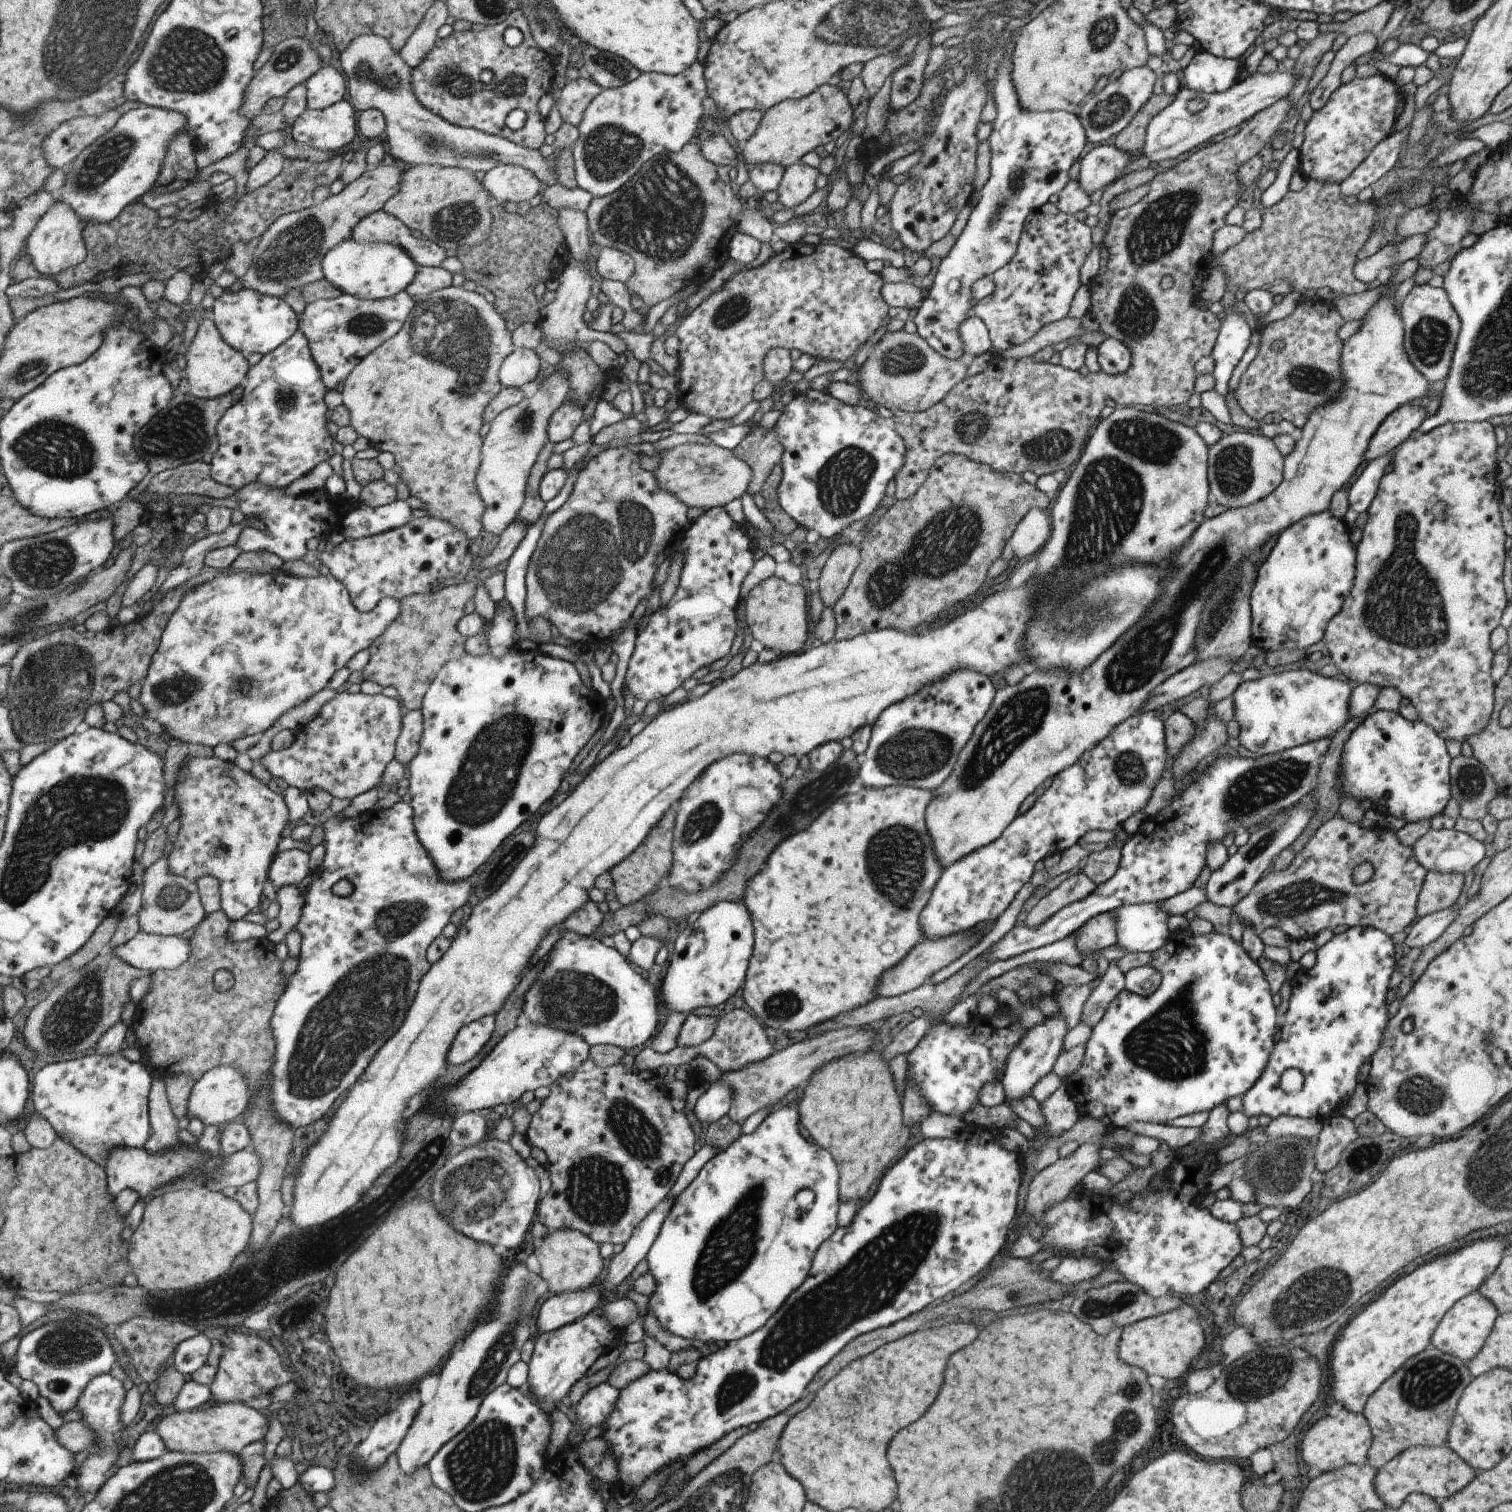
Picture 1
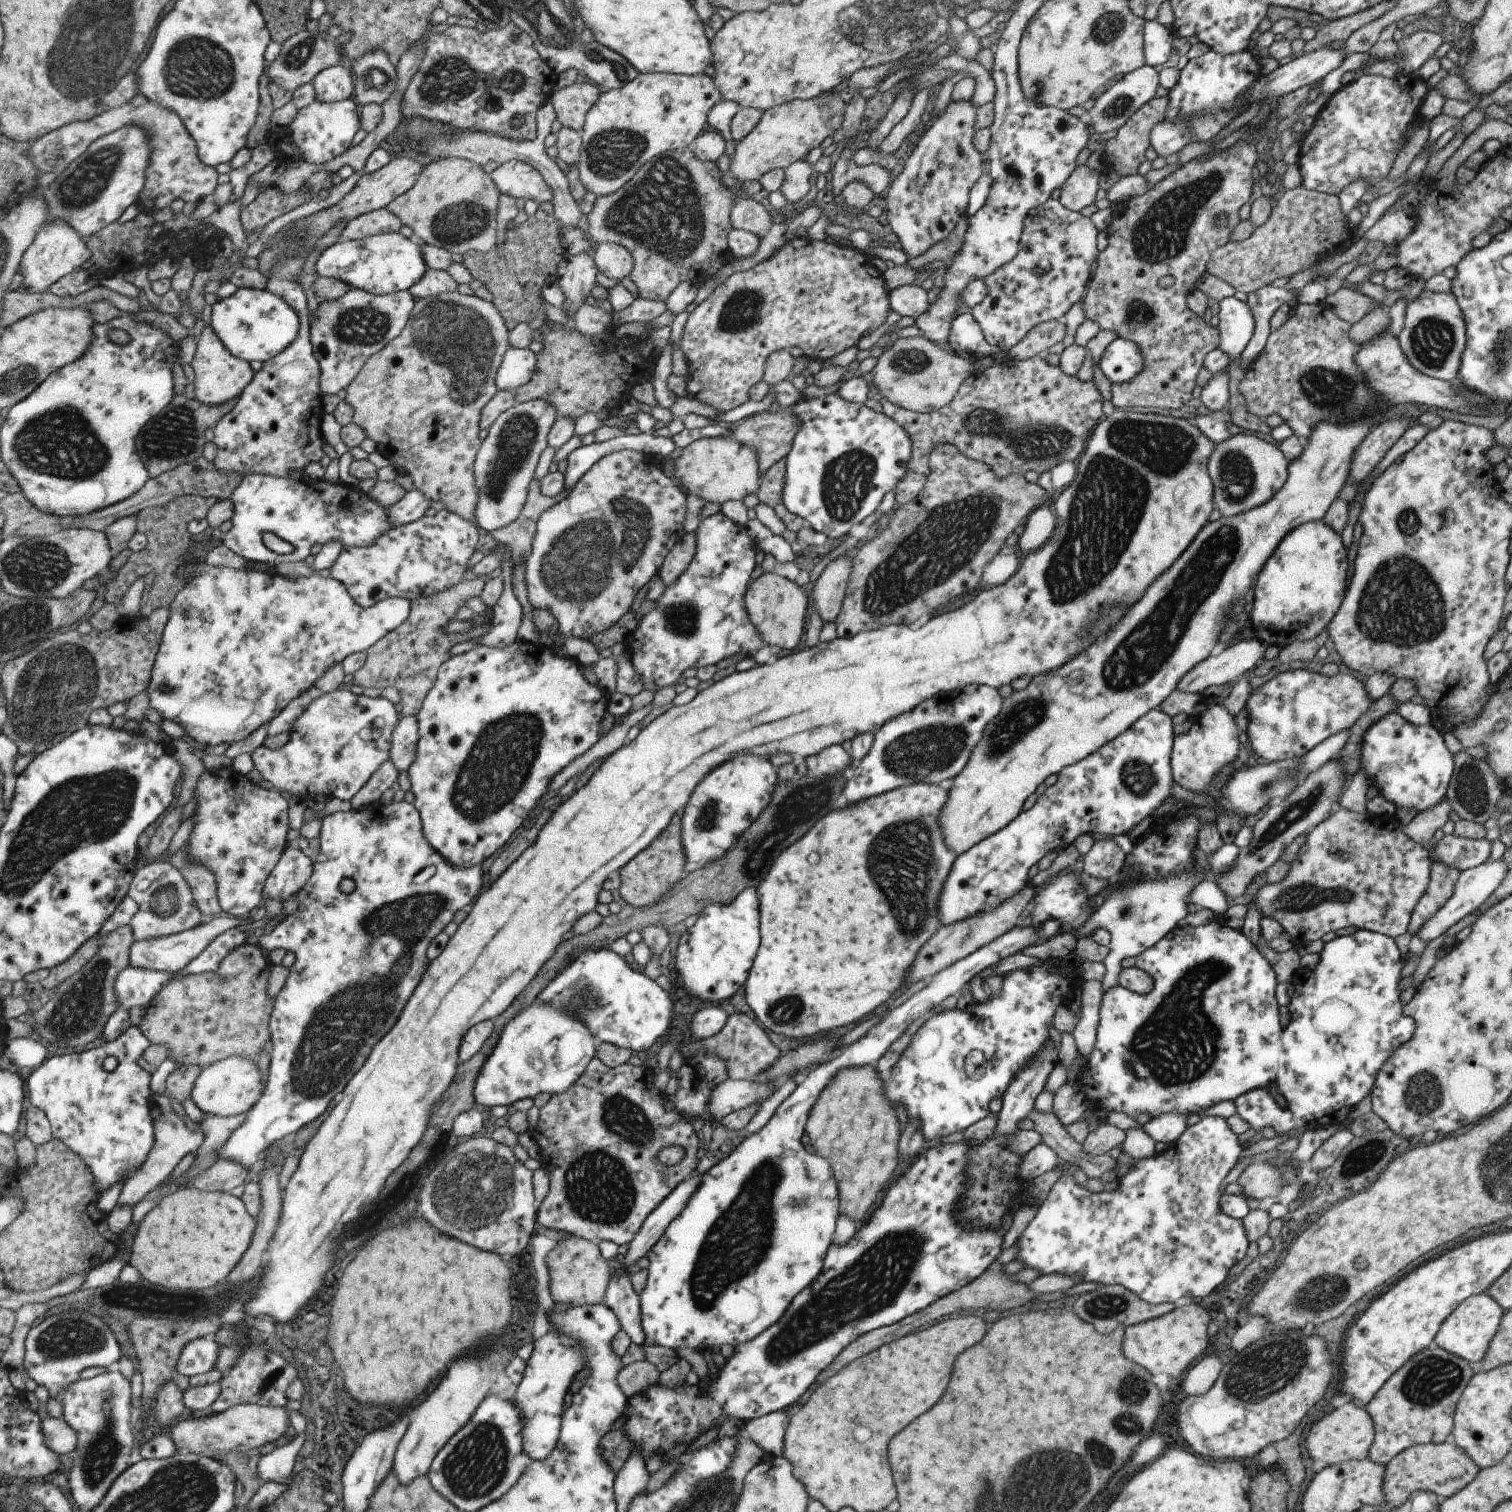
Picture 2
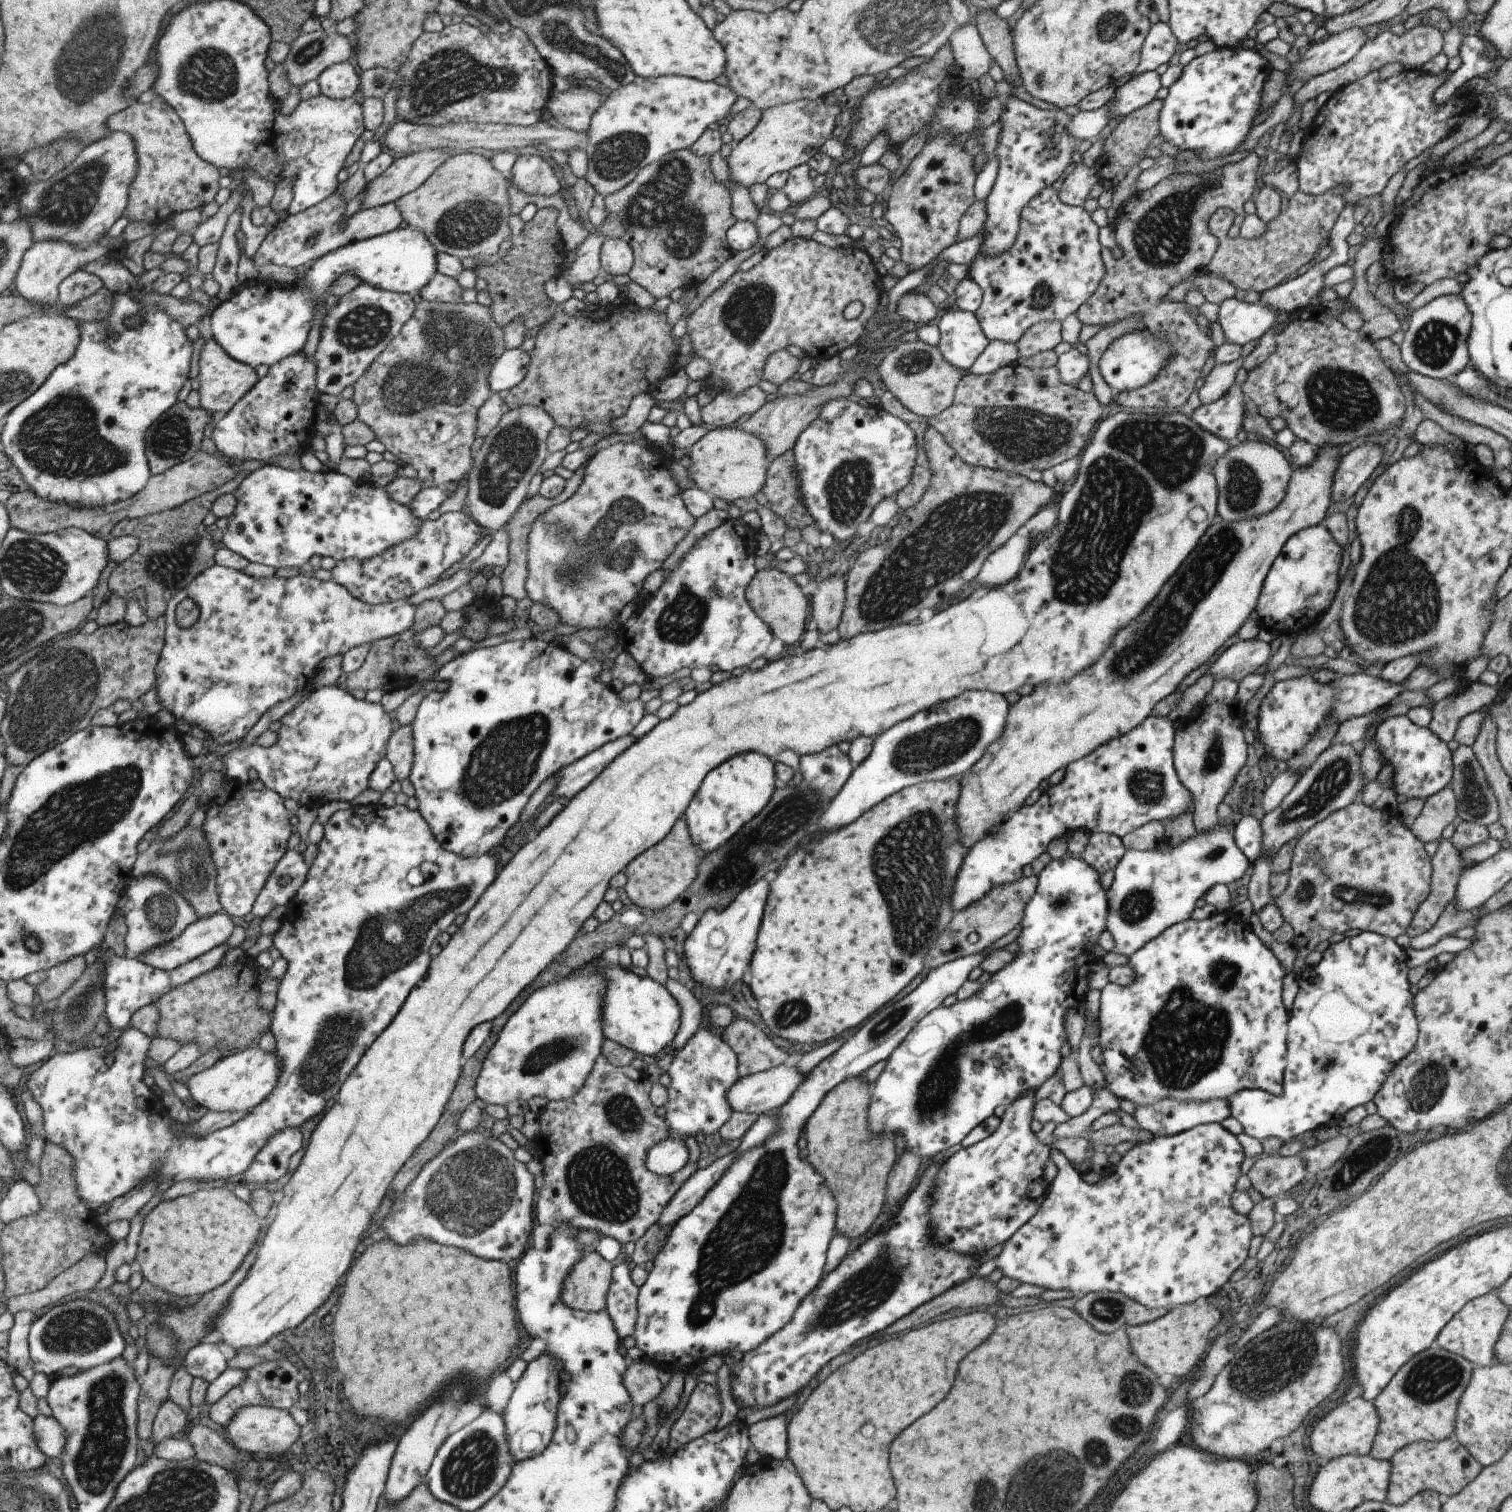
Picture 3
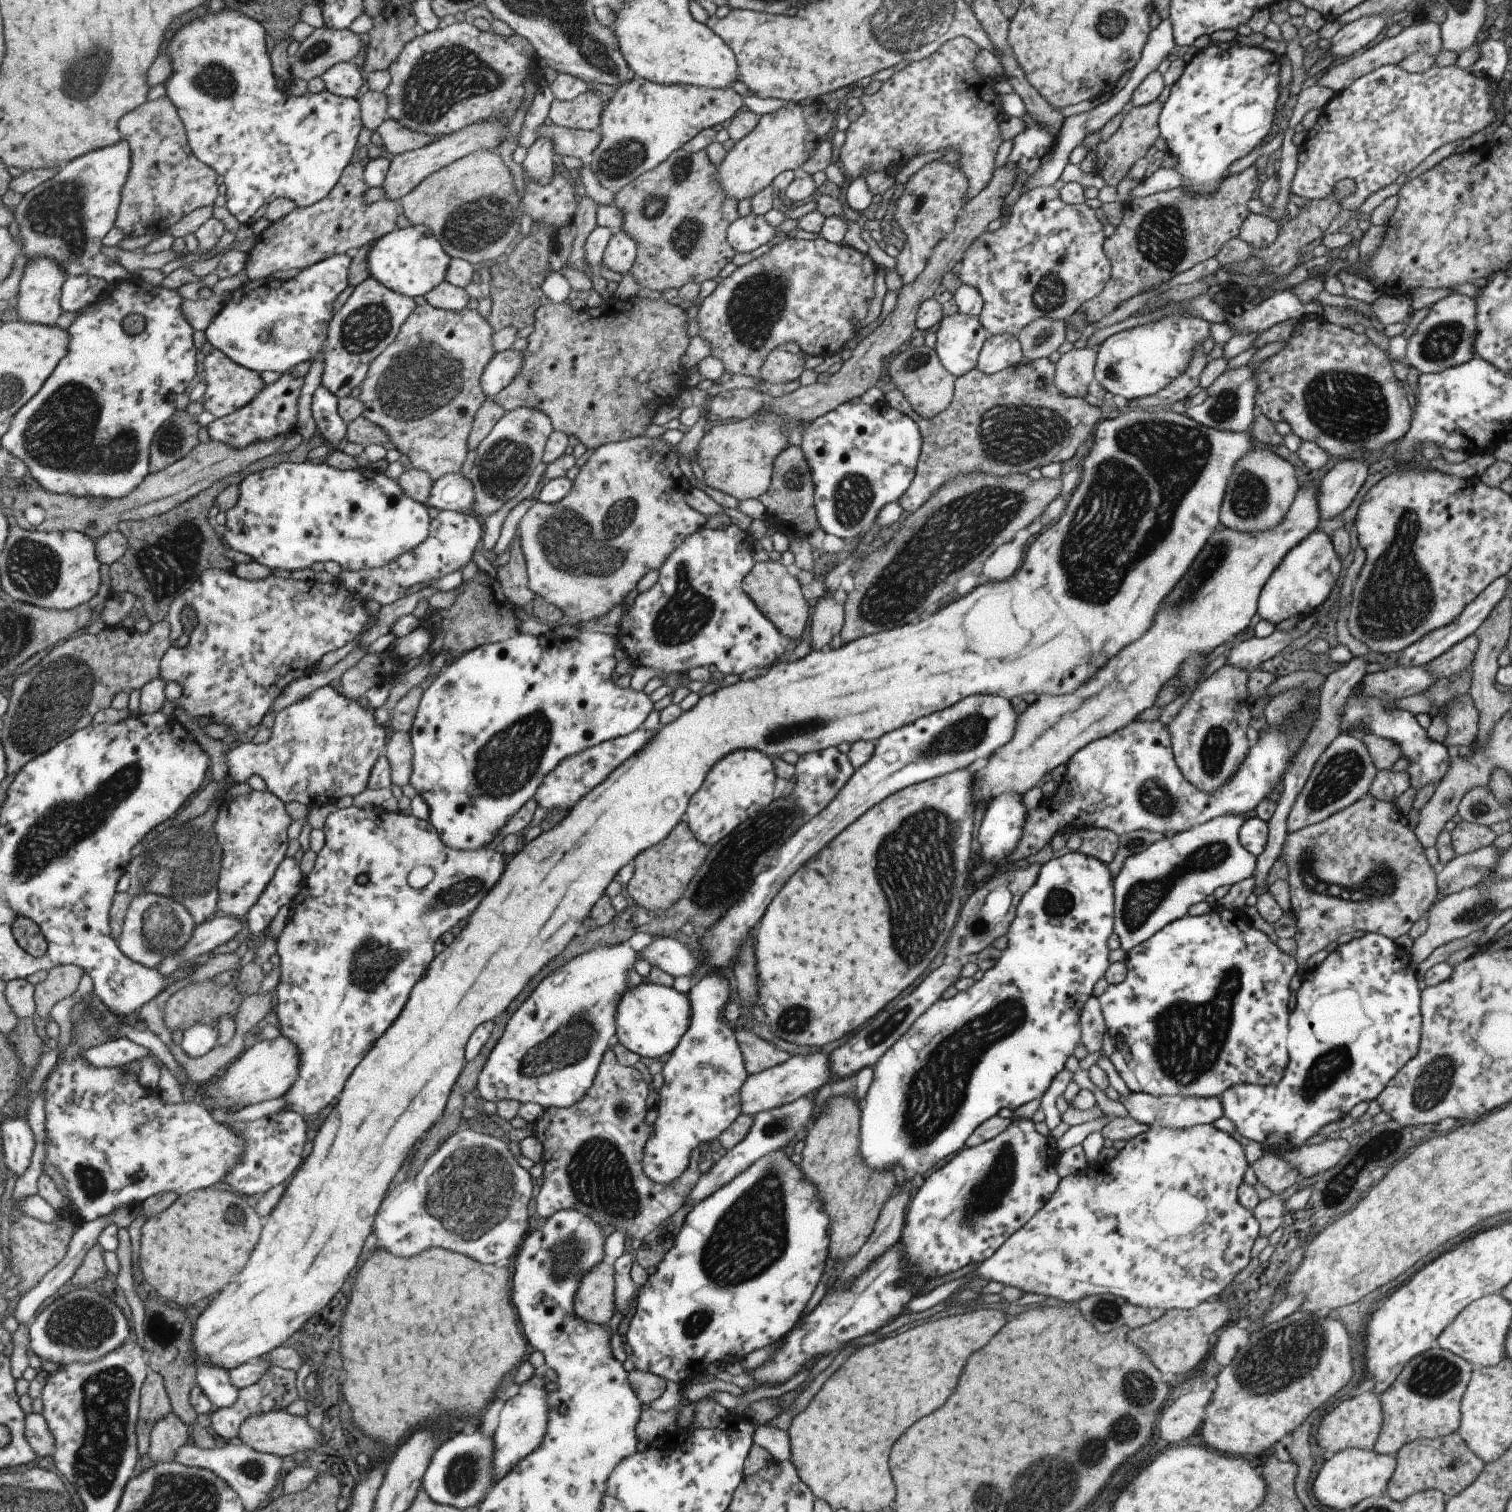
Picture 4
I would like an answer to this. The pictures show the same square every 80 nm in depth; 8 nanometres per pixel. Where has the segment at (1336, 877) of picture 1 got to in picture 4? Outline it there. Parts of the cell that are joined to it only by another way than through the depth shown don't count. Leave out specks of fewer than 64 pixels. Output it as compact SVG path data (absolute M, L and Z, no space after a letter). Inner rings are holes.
M1365 795L1363 798L1357 799L1348 807L1342 808L1328 816L1321 822L1301 827L1294 833L1289 833L1284 838L1284 843L1280 849L1279 856L1283 856L1285 864L1288 868L1288 887L1289 887L1289 914L1295 918L1295 927L1297 928L1295 935L1292 937L1297 944L1297 952L1294 956L1297 960L1297 967L1303 966L1307 958L1320 950L1324 950L1327 944L1335 942L1339 936L1344 934L1351 935L1352 932L1377 933L1395 940L1399 936L1408 934L1411 926L1419 920L1421 915L1427 914L1431 904L1436 897L1436 870L1427 863L1424 848L1422 844L1415 838L1413 831L1409 829L1406 820L1397 811L1394 802L1378 801Z

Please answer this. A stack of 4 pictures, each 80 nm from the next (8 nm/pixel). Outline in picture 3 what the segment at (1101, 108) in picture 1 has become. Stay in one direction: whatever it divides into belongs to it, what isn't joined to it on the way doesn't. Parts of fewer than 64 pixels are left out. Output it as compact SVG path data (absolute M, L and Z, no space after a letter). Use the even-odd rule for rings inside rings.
M1145 71L1129 77L1126 83L1115 88L1104 103L1110 115L1108 120L1119 120L1135 109L1144 107L1155 98L1155 92L1160 87L1160 76L1155 71Z

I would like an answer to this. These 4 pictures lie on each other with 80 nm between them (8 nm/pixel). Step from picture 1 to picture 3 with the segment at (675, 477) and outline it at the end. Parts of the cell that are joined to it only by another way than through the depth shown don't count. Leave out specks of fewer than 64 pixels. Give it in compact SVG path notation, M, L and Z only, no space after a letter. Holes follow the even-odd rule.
M734 424L730 428L709 429L687 451L689 463L684 471L693 480L696 488L703 490L711 498L720 498L726 502L749 498L764 486L765 471L769 465L764 444L756 436L744 433Z

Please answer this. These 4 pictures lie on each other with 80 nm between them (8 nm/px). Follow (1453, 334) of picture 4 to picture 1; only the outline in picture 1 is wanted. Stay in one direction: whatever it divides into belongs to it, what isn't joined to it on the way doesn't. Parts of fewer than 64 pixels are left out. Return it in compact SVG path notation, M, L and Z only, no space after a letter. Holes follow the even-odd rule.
M1418 280L1401 302L1403 346L1409 362L1428 382L1443 380L1447 374L1459 330L1459 319L1445 291Z

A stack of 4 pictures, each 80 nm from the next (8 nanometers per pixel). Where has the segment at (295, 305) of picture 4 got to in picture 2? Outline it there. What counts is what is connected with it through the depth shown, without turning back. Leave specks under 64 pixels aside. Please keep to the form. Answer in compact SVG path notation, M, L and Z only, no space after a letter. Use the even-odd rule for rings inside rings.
M400 233L377 235L374 236L373 238L365 239L363 242L362 241L336 242L335 244L331 245L330 247L326 248L323 251L323 254L321 254L317 262L315 262L315 267L318 276L342 280L344 283L347 283L351 287L351 289L363 289L375 295L390 295L391 293L408 291L414 284L417 284L417 281L421 280L421 277L429 270L427 269L426 260L423 260L423 256L421 256L421 248L419 248L419 245L421 245L421 243L422 241L416 238L415 236L410 239L407 239L405 238L405 236L402 236ZM240 287L231 296L220 298L212 306L211 324L216 333L221 337L225 346L242 359L265 362L283 352L300 334L300 319L296 309L286 300L278 297L269 288L259 289Z

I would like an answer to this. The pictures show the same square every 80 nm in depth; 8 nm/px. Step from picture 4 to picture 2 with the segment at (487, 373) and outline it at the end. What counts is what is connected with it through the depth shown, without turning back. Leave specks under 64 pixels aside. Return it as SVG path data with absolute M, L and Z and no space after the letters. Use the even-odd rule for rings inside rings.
M511 347L504 354L497 375L500 390L515 391L525 386L536 370L537 356L529 349Z

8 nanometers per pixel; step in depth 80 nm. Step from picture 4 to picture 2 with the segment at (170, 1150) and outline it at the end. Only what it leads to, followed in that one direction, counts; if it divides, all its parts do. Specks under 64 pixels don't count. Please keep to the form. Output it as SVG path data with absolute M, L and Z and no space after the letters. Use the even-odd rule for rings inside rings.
M377 803L360 811L351 809L331 813L322 820L320 837L321 852L314 861L309 882L298 892L298 910L259 938L259 944L268 951L283 948L294 952L295 962L284 987L275 996L276 1004L270 1020L272 1044L266 1089L216 1158L229 1157L243 1163L249 1170L255 1169L261 1154L269 1147L323 1116L325 1108L345 1090L349 1080L363 1068L373 1048L397 1024L409 998L425 976L429 968L429 944L453 922L455 914L475 900L485 885L481 865L456 867L429 844L414 803ZM427 866L435 866L436 873L428 881L415 884L413 878ZM345 878L355 882L351 894L345 894L339 888ZM133 1025L117 1040L108 1043L97 1043L85 1048L81 1052L63 1053L47 1059L40 1067L35 1069L26 1080L27 1098L30 1104L45 1112L52 1124L54 1138L62 1140L92 1168L98 1182L98 1189L103 1194L109 1187L133 1176L147 1162L153 1145L155 1144L155 1129L152 1108L154 1102L153 1074L141 1068L139 1058L143 1056L145 1048L151 1044L145 1033ZM107 1056L114 1056L117 1066L107 1072L103 1062Z

